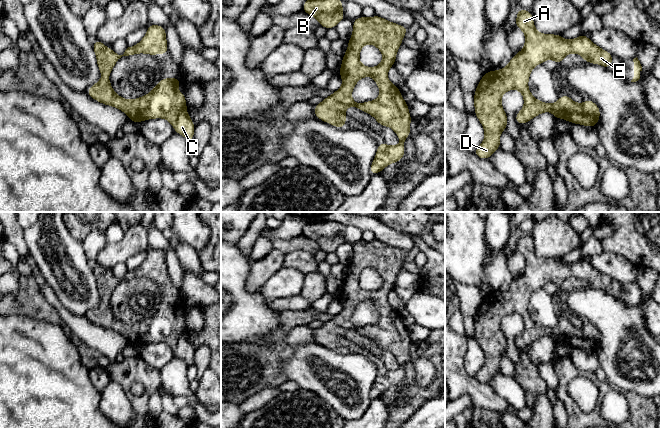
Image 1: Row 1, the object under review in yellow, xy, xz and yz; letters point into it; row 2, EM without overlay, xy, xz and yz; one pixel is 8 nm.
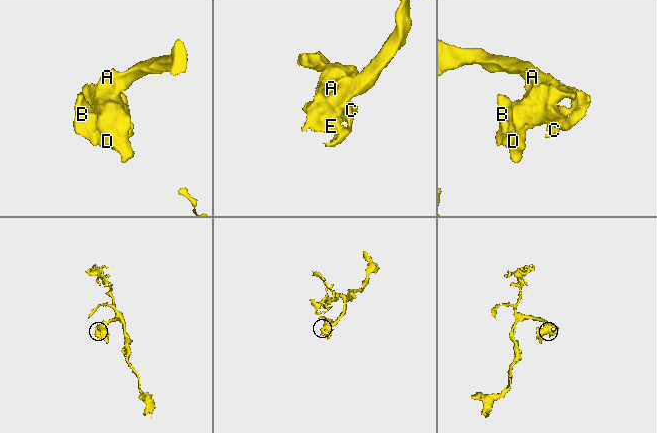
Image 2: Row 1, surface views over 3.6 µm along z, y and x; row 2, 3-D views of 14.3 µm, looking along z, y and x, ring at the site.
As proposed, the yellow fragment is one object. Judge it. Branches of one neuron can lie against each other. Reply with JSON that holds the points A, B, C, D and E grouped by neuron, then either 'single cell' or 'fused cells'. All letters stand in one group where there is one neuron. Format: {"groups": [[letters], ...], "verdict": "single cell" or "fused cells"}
{"groups": [["A", "B", "C", "D", "E"]], "verdict": "single cell"}

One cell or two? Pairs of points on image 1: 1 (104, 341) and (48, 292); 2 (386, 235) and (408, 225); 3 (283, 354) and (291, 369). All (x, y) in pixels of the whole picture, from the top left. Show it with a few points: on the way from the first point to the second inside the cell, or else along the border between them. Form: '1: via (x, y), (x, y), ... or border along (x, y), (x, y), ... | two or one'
1: via (89, 333), (75, 323), (59, 307) | one
2: border along (380, 222), (411, 236) | two
3: border along (294, 348), (294, 353), (283, 367), (287, 379) | two

